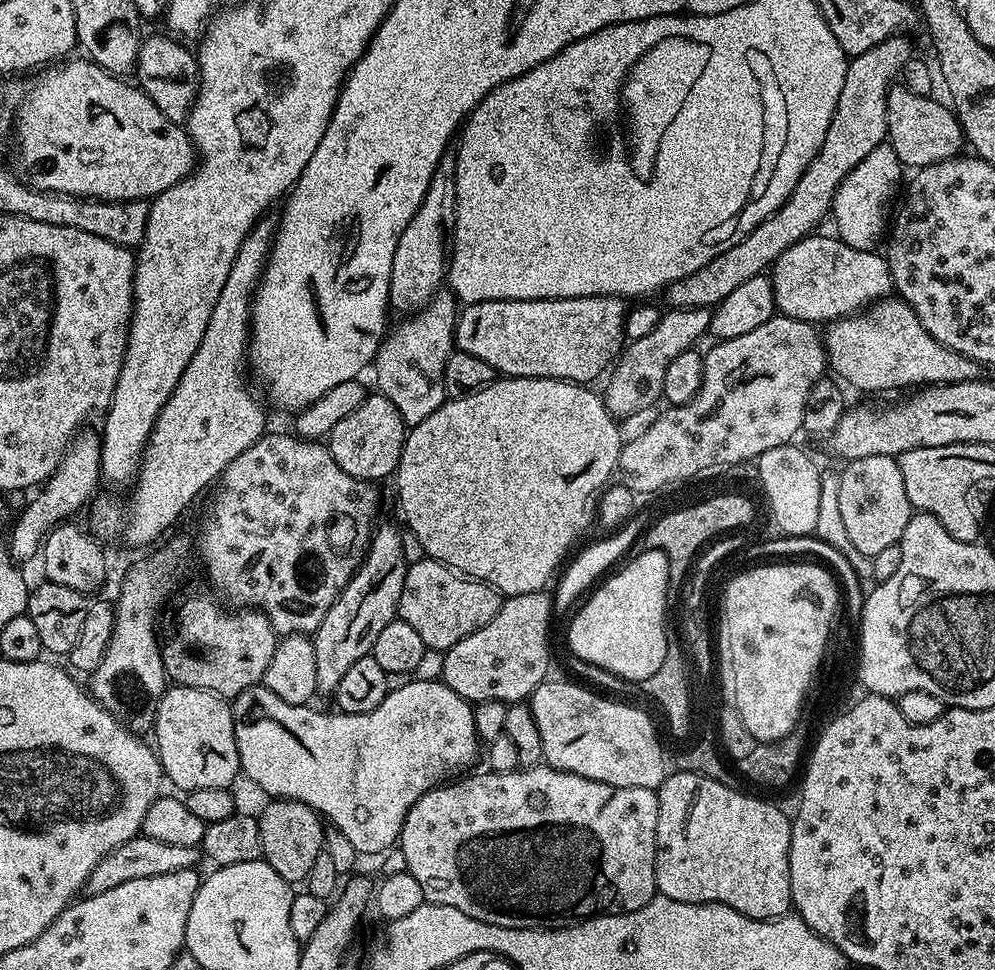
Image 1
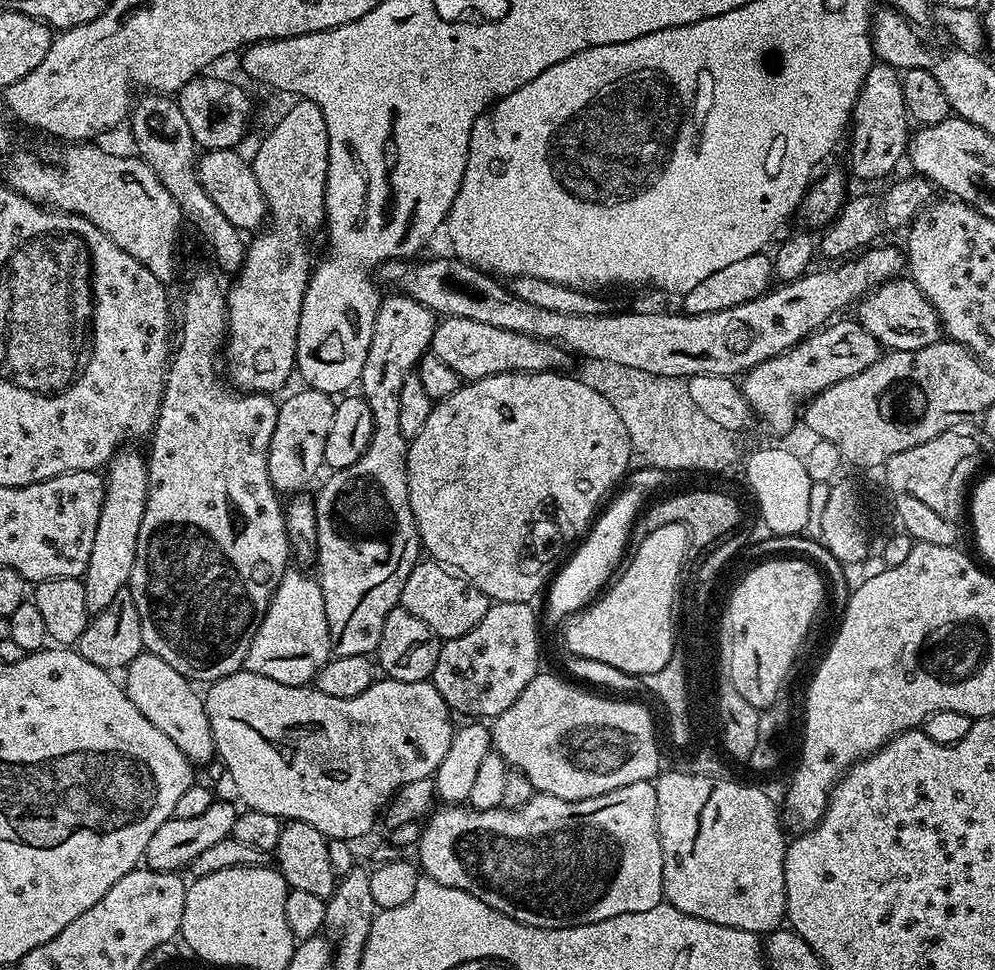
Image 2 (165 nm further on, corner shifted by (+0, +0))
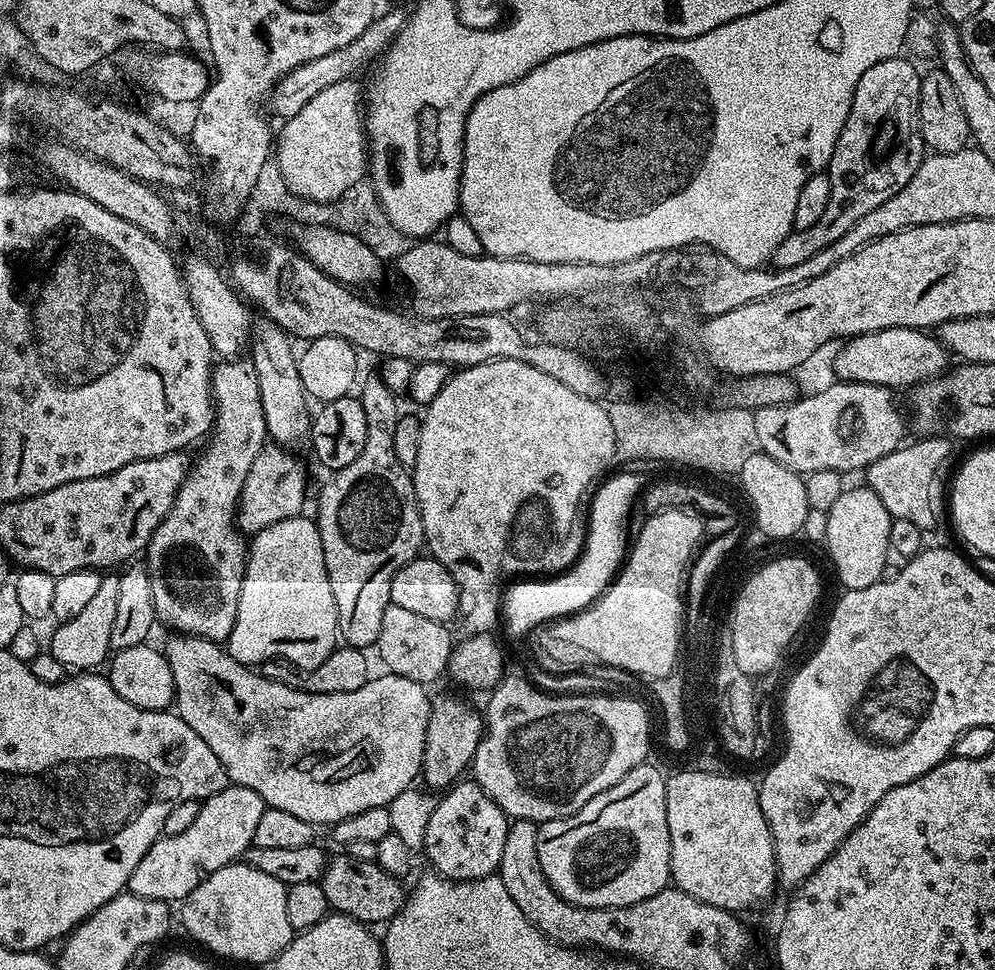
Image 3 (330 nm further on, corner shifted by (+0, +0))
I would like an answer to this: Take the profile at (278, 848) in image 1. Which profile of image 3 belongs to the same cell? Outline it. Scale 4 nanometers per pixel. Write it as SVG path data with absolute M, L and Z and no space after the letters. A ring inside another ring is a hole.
M347 854L332 856L324 868L324 875L318 883L322 886L322 894L326 894L329 909L341 916L349 916L369 926L387 925L400 912L406 899L406 888L403 888L397 877L390 875L375 860L359 860Z

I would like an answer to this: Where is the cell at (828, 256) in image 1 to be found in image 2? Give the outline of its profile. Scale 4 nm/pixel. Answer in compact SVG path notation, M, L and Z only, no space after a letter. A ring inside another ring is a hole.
M897 278L878 285L855 305L854 319L884 350L922 350L942 338L940 319L934 306L910 278Z

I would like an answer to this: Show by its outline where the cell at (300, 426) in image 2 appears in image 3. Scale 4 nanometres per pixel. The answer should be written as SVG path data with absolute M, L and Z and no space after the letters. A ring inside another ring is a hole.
M275 442L265 443L265 446L262 450L258 450L258 458L254 458L254 462L250 462L250 474L246 474L244 479L244 485L240 491L240 503L236 509L236 526L240 529L241 533L244 534L255 534L266 530L266 526L274 526L274 522L282 522L286 518L294 518L295 516L301 515L305 511L304 508L304 491L308 488L308 476L304 473L304 464L300 460L295 460L291 456L289 449L287 447L281 446Z

